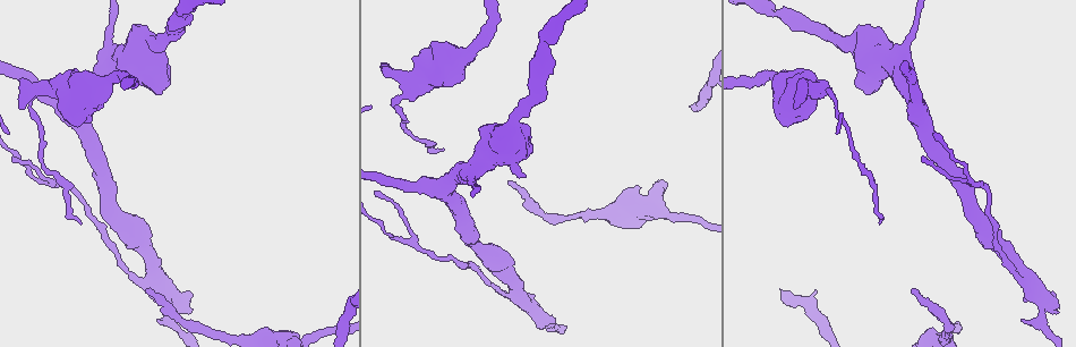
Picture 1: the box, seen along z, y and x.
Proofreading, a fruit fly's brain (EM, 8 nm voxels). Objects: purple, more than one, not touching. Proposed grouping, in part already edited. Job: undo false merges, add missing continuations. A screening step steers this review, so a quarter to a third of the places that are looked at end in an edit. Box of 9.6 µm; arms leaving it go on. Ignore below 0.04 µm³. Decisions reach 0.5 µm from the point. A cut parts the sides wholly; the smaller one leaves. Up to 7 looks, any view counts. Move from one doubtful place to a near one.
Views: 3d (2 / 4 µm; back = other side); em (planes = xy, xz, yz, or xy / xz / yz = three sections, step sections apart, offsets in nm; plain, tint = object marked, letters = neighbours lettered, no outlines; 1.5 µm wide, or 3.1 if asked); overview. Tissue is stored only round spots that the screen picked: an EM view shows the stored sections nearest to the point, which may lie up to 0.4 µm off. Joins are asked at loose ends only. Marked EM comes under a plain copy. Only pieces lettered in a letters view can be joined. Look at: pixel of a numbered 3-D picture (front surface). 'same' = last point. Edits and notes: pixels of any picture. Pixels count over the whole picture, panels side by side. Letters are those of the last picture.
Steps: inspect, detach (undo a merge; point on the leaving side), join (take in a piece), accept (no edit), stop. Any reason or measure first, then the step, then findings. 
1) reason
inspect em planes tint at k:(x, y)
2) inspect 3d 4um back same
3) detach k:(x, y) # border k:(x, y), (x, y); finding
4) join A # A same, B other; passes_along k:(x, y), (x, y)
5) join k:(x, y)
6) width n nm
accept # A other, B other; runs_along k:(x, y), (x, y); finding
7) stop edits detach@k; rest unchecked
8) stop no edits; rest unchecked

small branch off a trunk
inspect 3d 4um back at 1:(516, 296)

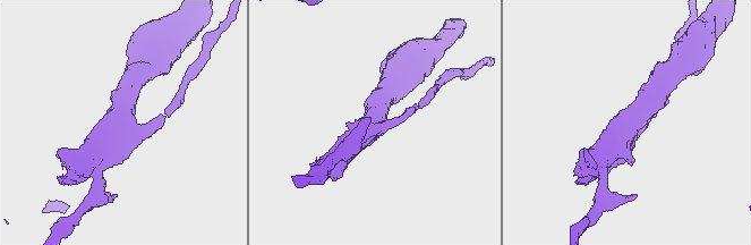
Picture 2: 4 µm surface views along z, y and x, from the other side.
inspect em planes letters at 2:(378, 119)

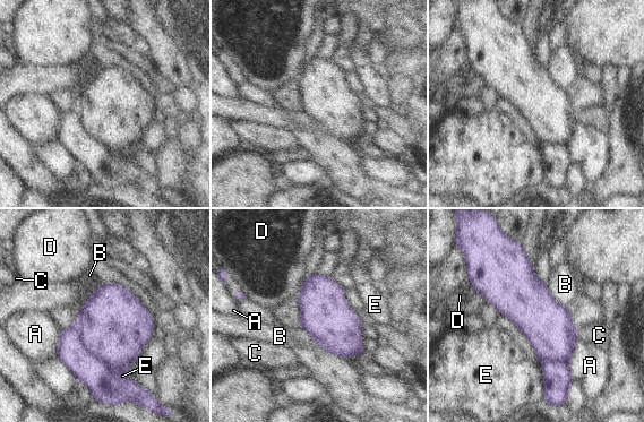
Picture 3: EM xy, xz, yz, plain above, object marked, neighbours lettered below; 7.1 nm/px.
detach 3:(103, 381) # A other, B other, C other, D other, E other; border 3:(75, 326), (84, 346), (117, 371); two cells meet here

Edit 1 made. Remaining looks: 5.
inspect overview

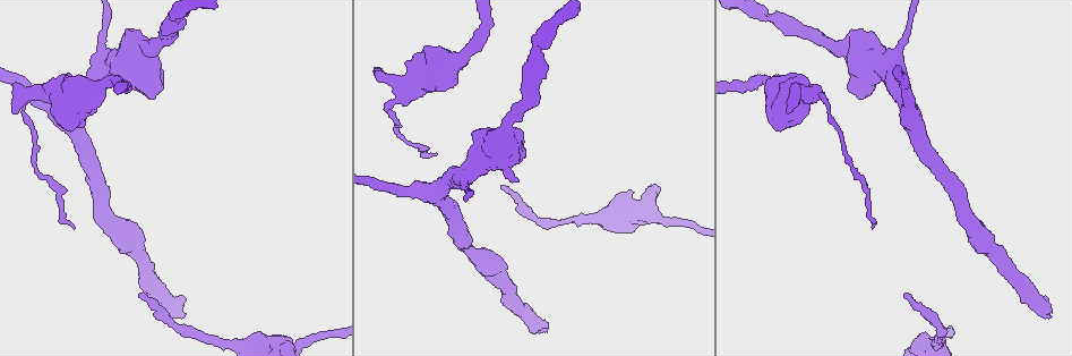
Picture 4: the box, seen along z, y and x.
branch stops here
inspect 3d 2um at 4:(788, 111)

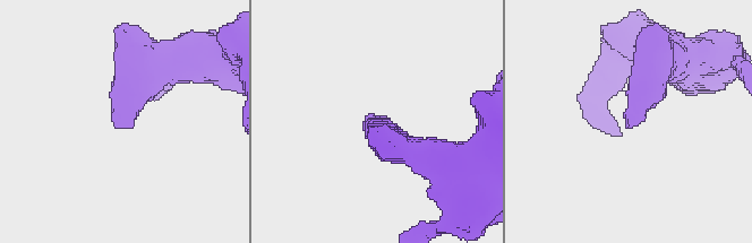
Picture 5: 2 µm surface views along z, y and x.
inspect em planes letters at 5:(627, 125)

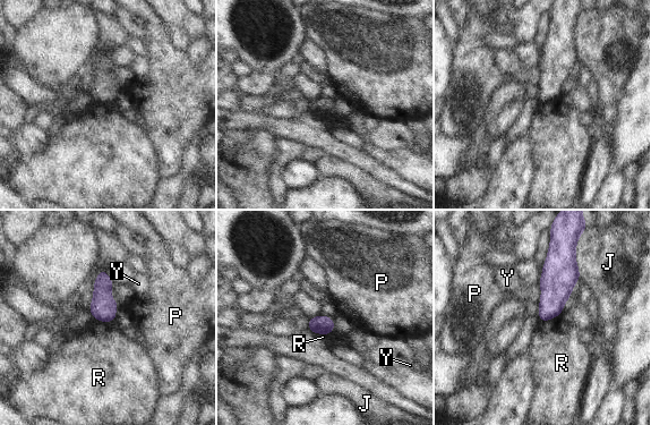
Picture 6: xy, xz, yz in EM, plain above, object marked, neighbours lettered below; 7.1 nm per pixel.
accept # J other, P other, R other, Y other; border 6:(560, 313), (540, 322); no lettered piece goes on from it

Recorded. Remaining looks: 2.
long arm stops here
inspect em planes letters at 4:(903, 296)

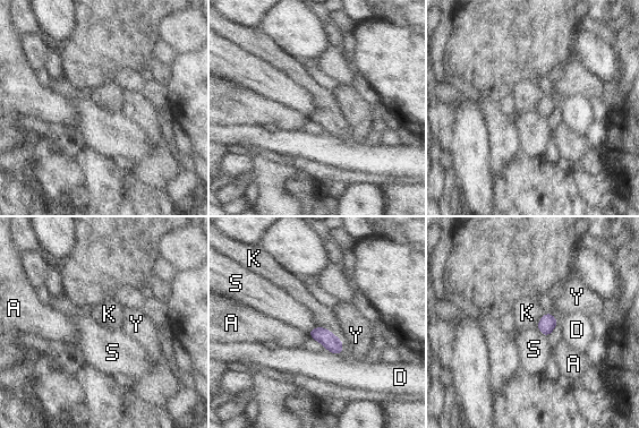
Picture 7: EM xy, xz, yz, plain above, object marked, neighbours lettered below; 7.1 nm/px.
width 120 nm
join K # A other, D other, K same, S other, Y other; passes_along 7:(330, 342), (329, 330), (324, 317); the cell continues

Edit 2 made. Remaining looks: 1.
stop edits detach@3, join@7; rest unchecked

